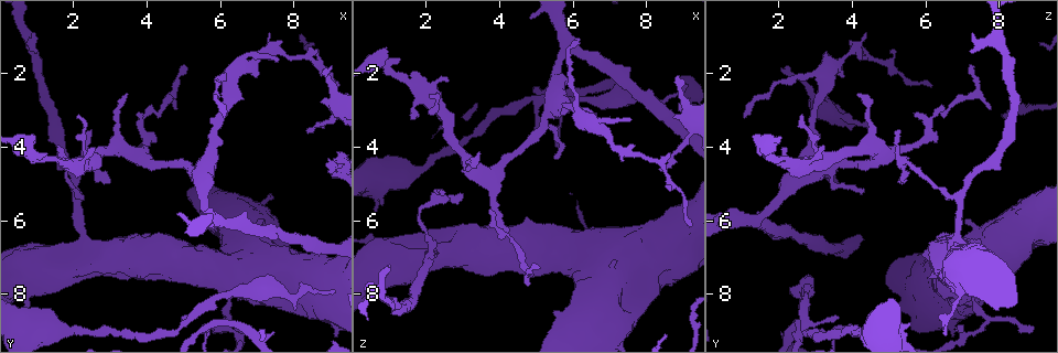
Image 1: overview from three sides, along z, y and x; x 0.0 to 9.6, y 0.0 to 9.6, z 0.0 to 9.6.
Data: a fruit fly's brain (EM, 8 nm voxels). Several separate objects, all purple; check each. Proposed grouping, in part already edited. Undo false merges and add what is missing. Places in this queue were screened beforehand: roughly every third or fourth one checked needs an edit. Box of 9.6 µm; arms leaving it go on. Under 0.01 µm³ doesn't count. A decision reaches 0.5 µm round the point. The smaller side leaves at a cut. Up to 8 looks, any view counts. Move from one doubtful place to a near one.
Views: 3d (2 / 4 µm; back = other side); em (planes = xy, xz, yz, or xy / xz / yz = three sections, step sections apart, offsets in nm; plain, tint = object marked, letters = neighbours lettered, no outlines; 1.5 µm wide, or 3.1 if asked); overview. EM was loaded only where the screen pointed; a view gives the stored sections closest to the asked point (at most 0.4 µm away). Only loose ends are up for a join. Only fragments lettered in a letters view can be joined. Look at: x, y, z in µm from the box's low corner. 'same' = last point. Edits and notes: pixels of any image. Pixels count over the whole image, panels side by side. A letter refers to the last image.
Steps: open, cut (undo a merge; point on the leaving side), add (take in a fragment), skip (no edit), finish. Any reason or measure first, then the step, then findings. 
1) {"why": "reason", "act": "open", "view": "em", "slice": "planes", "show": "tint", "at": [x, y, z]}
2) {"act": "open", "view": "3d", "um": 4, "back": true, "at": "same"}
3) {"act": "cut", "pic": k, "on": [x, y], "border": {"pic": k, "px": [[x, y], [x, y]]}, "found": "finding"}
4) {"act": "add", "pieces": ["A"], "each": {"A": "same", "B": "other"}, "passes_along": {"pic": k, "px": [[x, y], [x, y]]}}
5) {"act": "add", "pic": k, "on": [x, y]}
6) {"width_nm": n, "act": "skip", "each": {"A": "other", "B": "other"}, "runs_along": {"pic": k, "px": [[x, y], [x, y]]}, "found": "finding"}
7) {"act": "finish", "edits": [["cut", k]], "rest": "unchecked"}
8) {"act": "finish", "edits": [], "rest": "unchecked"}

{"why": "free end", "act": "open", "view": "em", "slice": "planes", "show": "letters", "at": [8.35, 3.55, 4.70]}

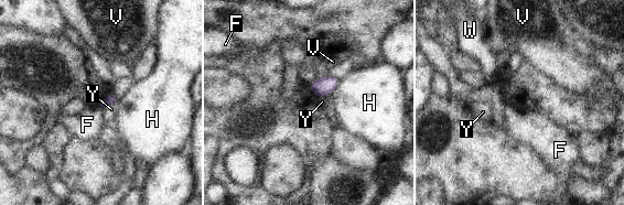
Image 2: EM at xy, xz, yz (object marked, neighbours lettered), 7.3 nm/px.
{"act": "skip", "each": {"F": "other", "H": "other", "V": "other", "W": "other", "Y": "other"}, "border": {"pic": 2, "px": [[114, 105], [106, 105], [104, 107]]}, "found": "no lettered fragment goes on from it"}

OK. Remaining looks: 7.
{"why": "tapers out", "act": "open", "view": "3d", "um": 2, "at": [2.95, 5.00, 5.25]}

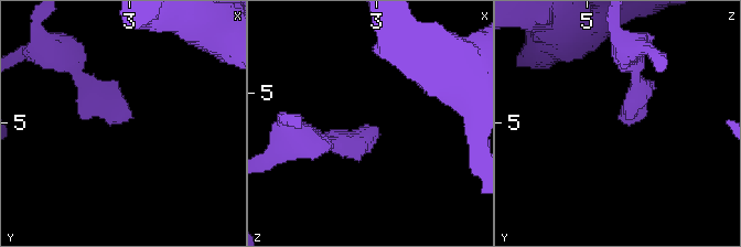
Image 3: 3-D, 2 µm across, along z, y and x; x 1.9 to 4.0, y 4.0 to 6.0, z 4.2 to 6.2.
{"why": "now the EM", "act": "open", "view": "em", "slice": "planes", "show": "letters", "at": [2.90, 4.98, 5.24]}

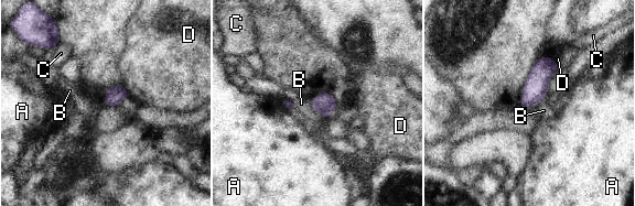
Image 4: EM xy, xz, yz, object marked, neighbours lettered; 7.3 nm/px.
{"width_nm": 120, "act": "skip", "each": {"A": "other", "B": "other", "C": "other", "D": "other"}, "border": {"pic": 4, "px": [[309, 101], [324, 119]]}, "found": "none of them fits"}

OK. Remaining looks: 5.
{"why": "free end", "act": "open", "view": "3d", "um": 2, "at": [2.60, 4.15, 2.20]}

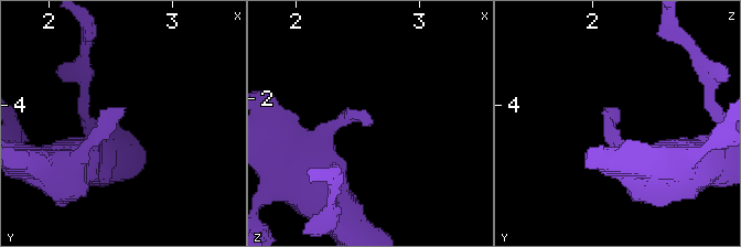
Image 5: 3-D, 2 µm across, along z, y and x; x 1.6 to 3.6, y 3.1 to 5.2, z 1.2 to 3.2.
{"why": "shape alone is not enough", "act": "open", "view": "em", "slice": "planes", "show": "letters", "at": [2.58, 4.10, 2.22]}

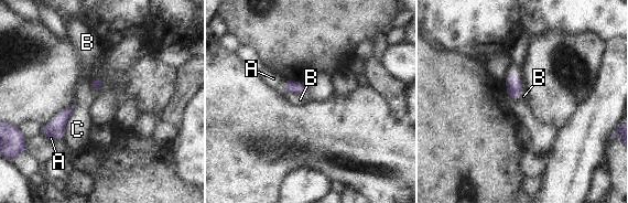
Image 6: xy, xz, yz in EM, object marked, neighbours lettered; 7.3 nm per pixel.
{"act": "skip", "each": {"A": "other", "B": "other", "C": "other"}, "border": {"pic": 6, "px": [[284, 91], [300, 93], [306, 97]]}, "found": "no lettered fragment goes on from it"}

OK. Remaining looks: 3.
{"act": "finish", "edits": [], "rest": "unchecked"}

